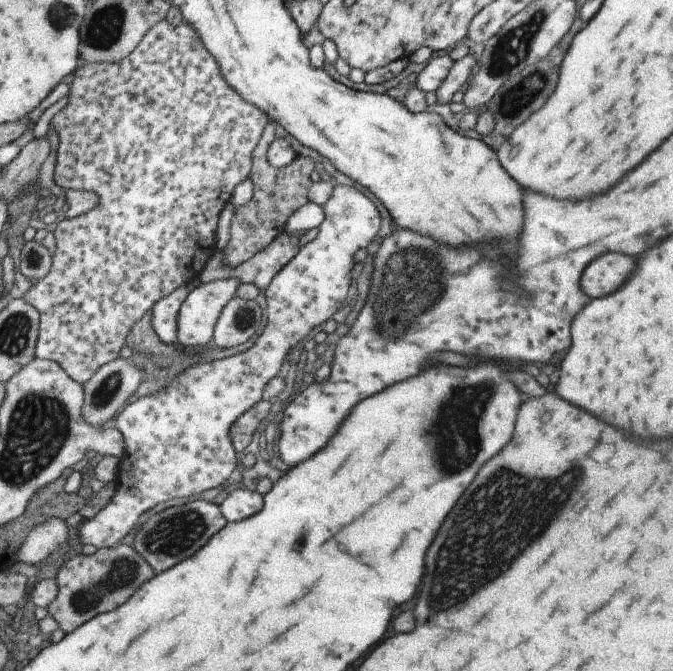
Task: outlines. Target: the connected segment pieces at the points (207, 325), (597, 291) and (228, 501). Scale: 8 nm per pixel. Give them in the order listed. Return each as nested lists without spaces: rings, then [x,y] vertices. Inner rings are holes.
[[[219,279],[210,283],[202,283],[195,287],[186,298],[179,315],[178,342],[185,346],[207,346],[214,340],[214,332],[223,309],[234,300],[240,280]]]
[[[603,254],[603,258],[595,258],[591,266],[587,266],[587,274],[583,274],[583,290],[591,294],[591,298],[607,296],[617,290],[635,270],[637,260],[623,254]]]
[[[235,489],[220,505],[228,522],[245,520],[263,510],[263,496],[253,490]]]

